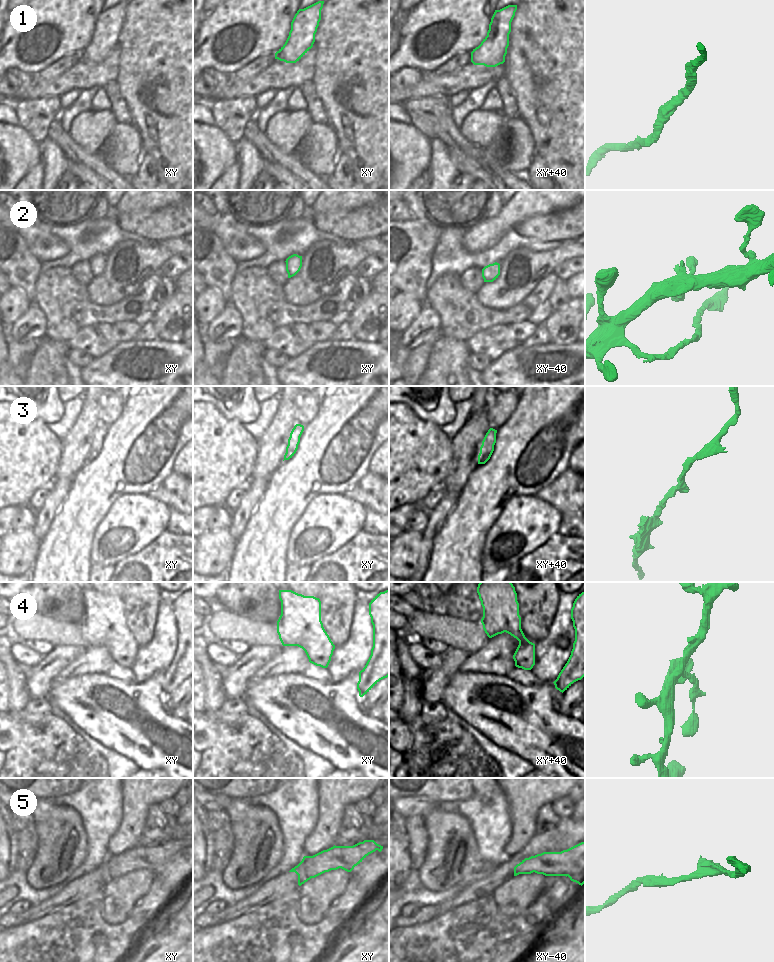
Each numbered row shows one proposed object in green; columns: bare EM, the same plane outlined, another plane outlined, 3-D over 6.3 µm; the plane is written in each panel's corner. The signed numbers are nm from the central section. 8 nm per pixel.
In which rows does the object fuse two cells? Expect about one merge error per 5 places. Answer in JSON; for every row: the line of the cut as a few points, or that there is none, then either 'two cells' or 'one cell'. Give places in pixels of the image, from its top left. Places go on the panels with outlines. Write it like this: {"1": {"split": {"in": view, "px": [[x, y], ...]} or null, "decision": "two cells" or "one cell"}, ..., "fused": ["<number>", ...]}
{"1": {"split": null, "decision": "one cell"}, "2": {"split": null, "decision": "one cell"}, "3": {"split": null, "decision": "one cell"}, "4": {"split": null, "decision": "one cell"}, "5": {"split": null, "decision": "one cell"}, "fused": []}

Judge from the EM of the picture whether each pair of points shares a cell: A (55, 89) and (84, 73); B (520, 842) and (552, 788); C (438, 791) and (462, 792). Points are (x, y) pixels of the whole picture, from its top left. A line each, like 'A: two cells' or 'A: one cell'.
A: one cell
B: one cell
C: one cell

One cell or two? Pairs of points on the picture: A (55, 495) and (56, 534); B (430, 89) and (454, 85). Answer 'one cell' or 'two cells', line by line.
A: two cells
B: one cell

